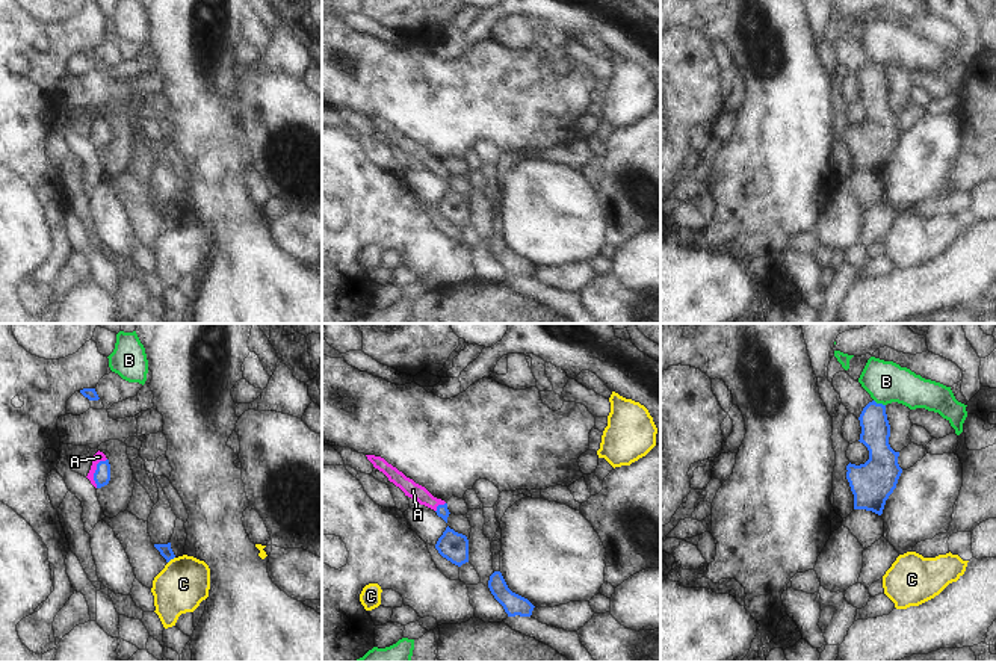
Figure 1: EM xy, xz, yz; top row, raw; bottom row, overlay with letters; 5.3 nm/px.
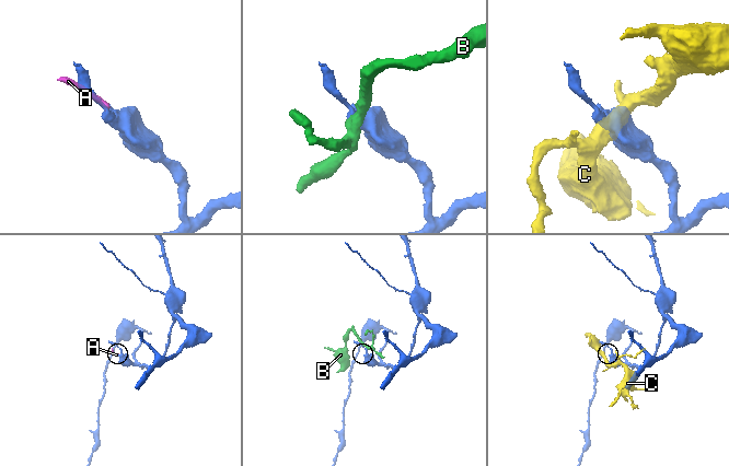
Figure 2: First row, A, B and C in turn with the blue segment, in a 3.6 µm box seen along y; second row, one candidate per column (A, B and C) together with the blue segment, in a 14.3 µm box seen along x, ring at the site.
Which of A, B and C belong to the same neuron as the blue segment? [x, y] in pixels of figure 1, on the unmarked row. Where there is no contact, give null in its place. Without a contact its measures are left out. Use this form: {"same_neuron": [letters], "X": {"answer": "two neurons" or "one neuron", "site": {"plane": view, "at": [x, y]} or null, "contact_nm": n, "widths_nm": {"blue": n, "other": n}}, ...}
{"same_neuron": ["A"], "A": {"answer": "one neuron", "site": {"plane": "xy", "at": [95, 133]}, "contact_nm": 170, "widths_nm": {"blue": 90, "other": 50}}, "B": {"answer": "two neurons", "site": {"plane": "yz", "at": [880, 65]}, "contact_nm": 70, "widths_nm": {"blue": 160, "other": 220}}, "C": {"answer": "two neurons", "site": {"plane": "xy", "at": [171, 219]}, "contact_nm": 50, "widths_nm": {"blue": 70, "other": 280}}}

